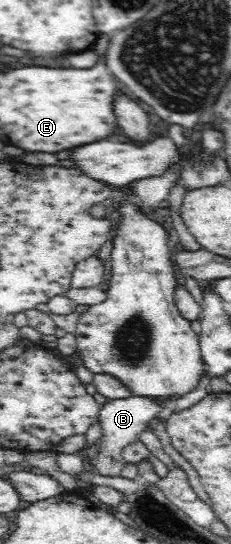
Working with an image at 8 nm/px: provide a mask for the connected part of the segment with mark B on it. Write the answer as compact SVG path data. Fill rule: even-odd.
M137 394L128 399L108 399L102 405L101 411L99 411L98 422L102 427L102 437L99 440L102 442L102 447L100 447L100 452L96 460L90 463L93 468L89 471L106 476L119 476L121 470L126 465L122 454L123 447L137 441L141 433L146 430L147 423L151 419L155 419L165 409L168 402L171 403L171 401L175 401L176 399L178 397L174 397L173 399L156 399L155 397L144 397Z

